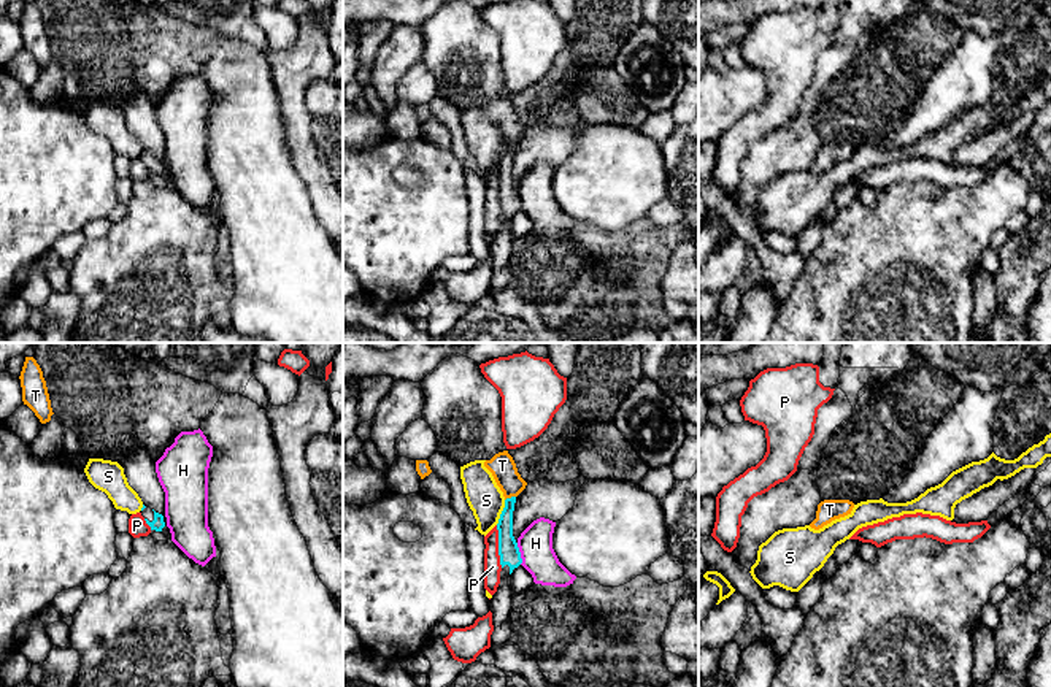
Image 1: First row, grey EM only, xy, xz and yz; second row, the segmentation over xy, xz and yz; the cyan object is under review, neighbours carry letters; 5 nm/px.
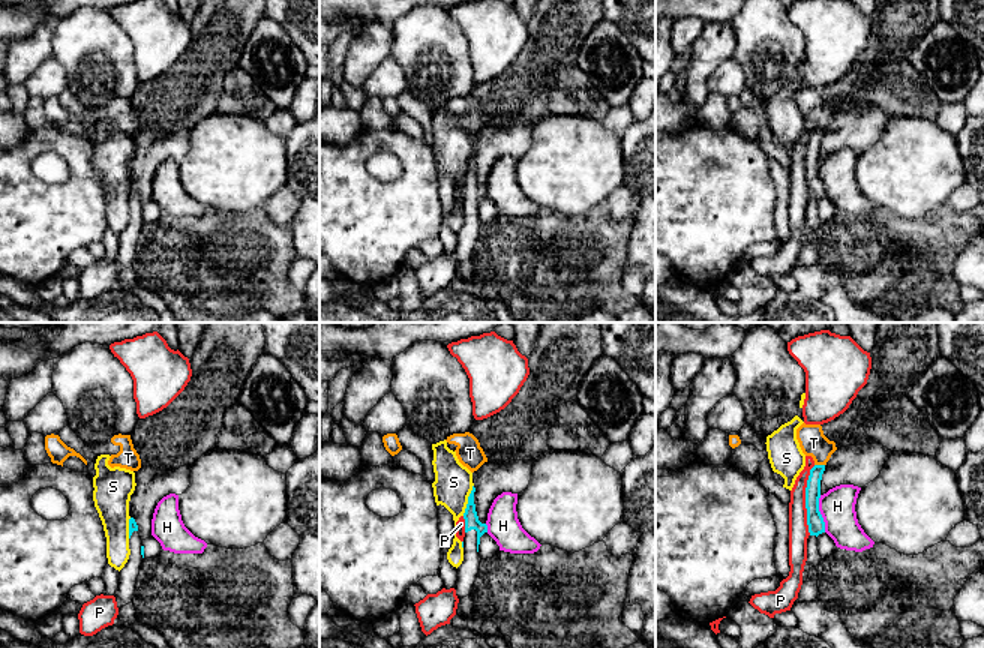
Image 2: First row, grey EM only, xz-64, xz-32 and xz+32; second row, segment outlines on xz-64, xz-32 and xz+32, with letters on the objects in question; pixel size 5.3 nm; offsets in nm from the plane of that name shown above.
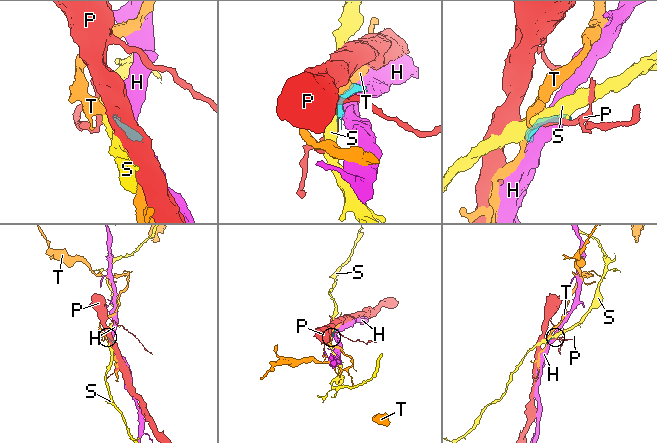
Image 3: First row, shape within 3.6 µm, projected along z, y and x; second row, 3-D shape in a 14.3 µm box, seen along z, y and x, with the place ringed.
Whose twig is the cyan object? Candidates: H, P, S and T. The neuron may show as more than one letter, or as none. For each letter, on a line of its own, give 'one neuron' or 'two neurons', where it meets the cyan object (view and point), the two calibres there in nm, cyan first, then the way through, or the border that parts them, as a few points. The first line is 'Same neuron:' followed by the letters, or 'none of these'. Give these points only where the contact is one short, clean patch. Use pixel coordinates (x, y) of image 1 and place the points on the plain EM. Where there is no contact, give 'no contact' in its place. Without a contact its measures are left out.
Same neuron: none of these
H: two neurons | xz (519, 199) | 110/180 nm
P: two neurons | xz (499, 191) | 110/90 nm | along xz (496, 170), (497, 199), (502, 211)
S: two neurons | xz (502, 157) | 110/180 nm | along xz (505, 145), (496, 168)
T: two neurons | xz (512, 142) | 100/130 nm | along xz (515, 140), (505, 145)

